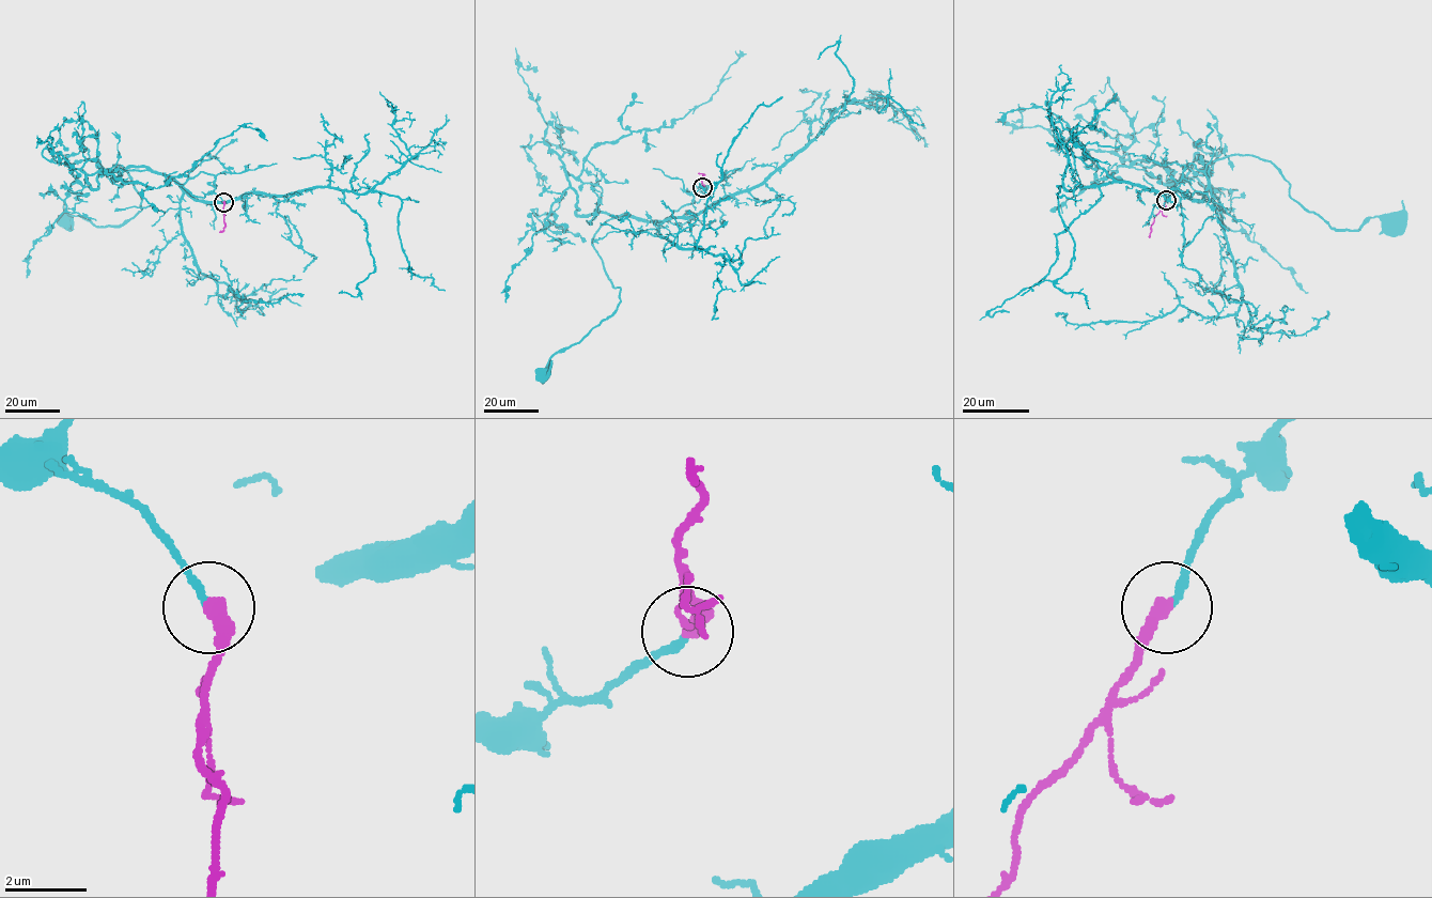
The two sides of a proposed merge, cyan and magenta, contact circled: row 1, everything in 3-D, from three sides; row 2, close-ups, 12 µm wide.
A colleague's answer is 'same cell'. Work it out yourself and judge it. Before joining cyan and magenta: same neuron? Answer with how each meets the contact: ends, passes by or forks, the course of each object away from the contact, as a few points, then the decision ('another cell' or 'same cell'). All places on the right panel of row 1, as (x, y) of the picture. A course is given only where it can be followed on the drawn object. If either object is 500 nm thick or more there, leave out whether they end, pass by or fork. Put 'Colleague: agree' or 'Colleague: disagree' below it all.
cyan ends there; magenta ends there; cyan runs (1166, 200), (1188, 165), (1208, 179), (1199, 160), (1251, 155), (1336, 229), (1397, 222); magenta runs (1166, 200), (1154, 217), (1149, 237); same cell
Colleague: agree

